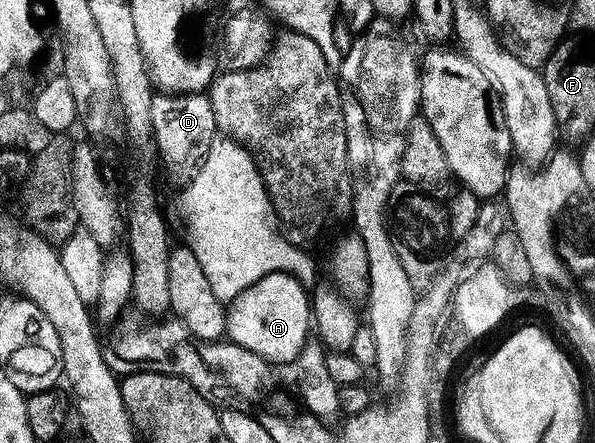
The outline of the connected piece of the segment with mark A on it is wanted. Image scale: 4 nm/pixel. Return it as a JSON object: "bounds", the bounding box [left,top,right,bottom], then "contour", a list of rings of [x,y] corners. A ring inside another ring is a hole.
{"bounds":[227,275,315,365],"contour":[[[272,275],[251,285],[247,293],[228,304],[227,314],[228,338],[243,349],[263,357],[270,365],[296,364],[315,327],[310,292],[294,275]]]}

